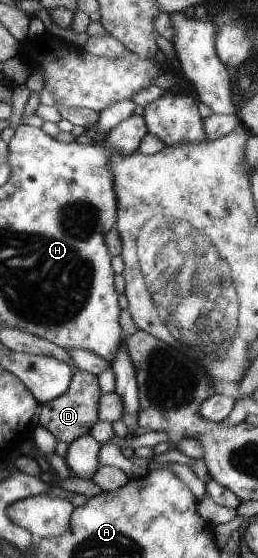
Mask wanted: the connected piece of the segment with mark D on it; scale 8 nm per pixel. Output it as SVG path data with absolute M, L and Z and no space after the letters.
M74 369L68 389L51 402L41 405L38 423L52 433L57 442L68 445L82 434L89 433L91 425L97 420L96 408L100 395L97 377L84 370Z

